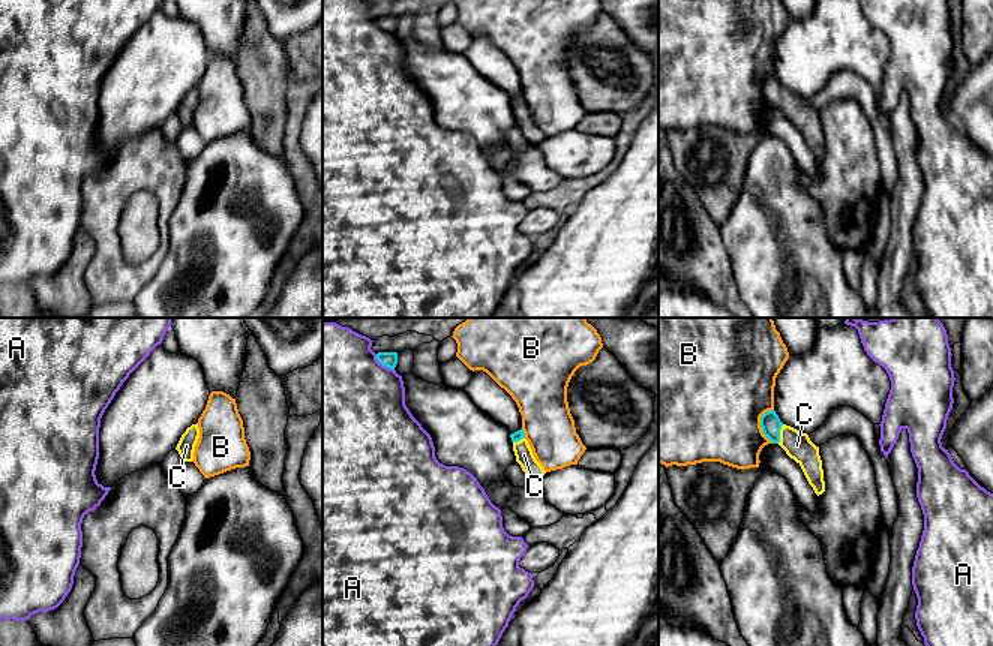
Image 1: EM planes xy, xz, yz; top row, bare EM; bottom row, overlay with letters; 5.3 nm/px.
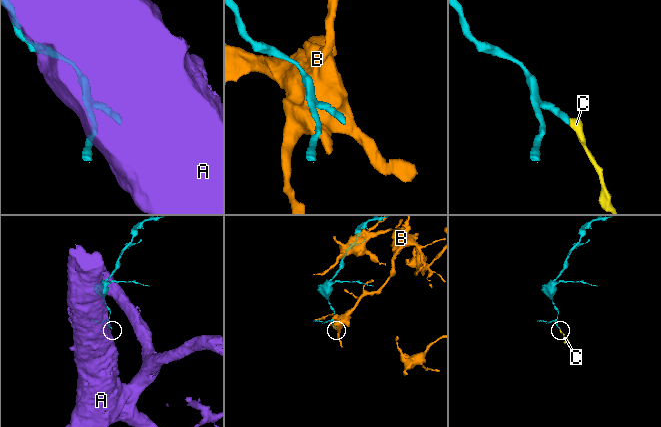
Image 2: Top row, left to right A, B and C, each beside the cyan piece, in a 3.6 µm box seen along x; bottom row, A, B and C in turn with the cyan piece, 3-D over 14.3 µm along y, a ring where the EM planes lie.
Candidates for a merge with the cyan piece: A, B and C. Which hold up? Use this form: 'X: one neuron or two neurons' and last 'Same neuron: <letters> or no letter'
A: two neurons
B: two neurons
C: one neuron
Same neuron: C

